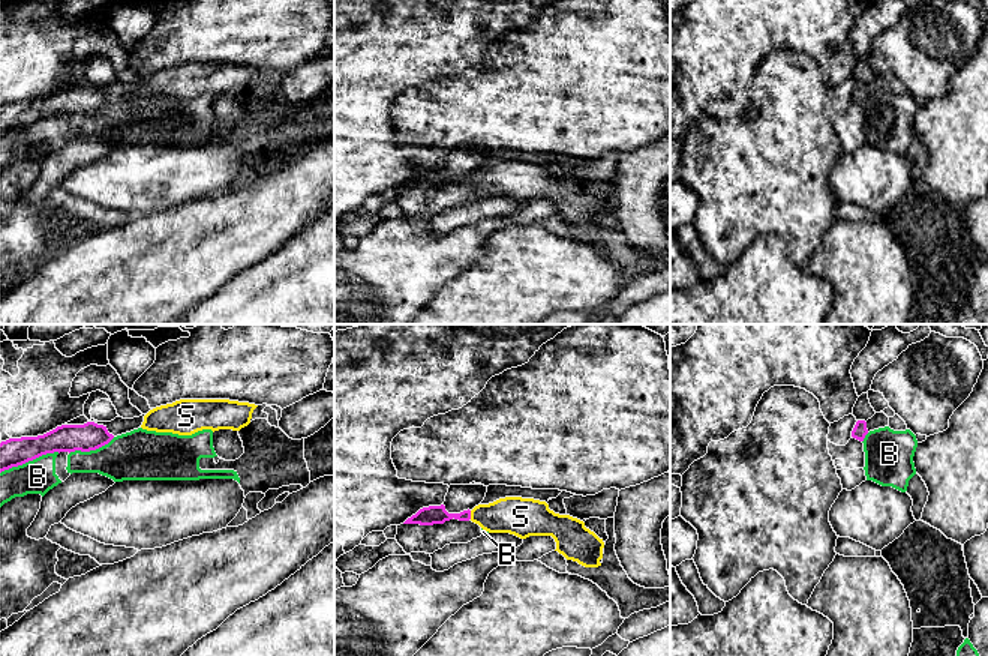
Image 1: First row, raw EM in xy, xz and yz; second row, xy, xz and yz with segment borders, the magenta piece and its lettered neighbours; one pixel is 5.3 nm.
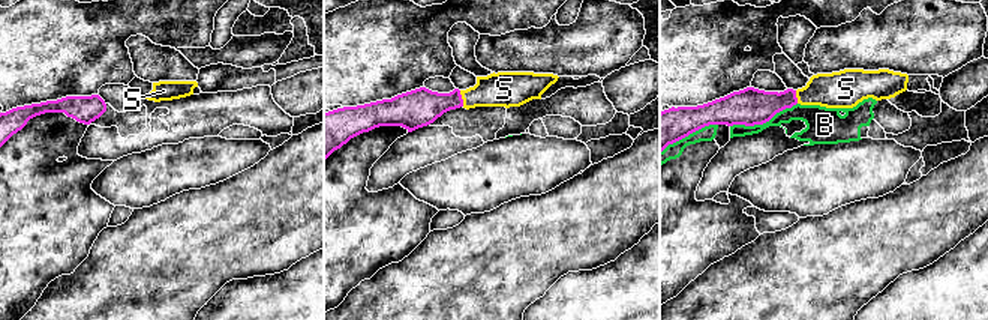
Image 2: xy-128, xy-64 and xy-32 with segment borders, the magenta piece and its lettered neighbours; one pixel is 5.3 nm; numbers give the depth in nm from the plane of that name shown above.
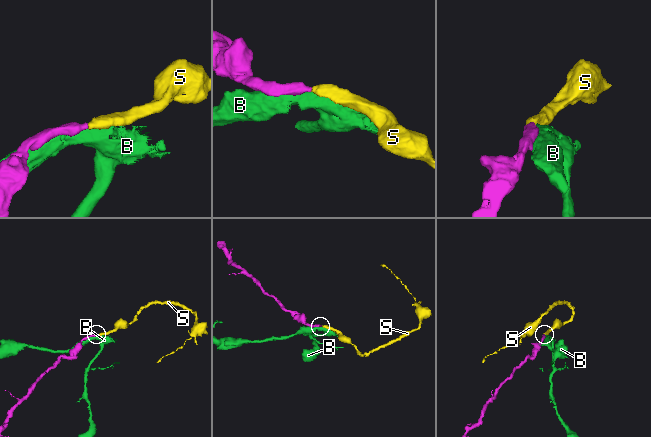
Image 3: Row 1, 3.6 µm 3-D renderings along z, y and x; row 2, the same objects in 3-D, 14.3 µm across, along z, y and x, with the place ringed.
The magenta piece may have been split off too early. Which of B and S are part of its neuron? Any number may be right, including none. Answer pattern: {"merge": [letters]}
{"merge": ["S"]}

